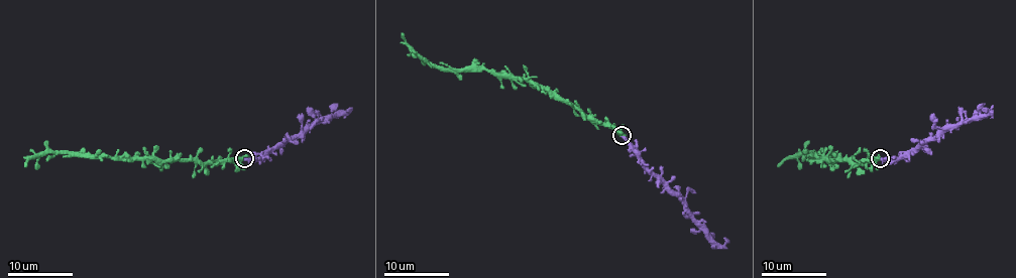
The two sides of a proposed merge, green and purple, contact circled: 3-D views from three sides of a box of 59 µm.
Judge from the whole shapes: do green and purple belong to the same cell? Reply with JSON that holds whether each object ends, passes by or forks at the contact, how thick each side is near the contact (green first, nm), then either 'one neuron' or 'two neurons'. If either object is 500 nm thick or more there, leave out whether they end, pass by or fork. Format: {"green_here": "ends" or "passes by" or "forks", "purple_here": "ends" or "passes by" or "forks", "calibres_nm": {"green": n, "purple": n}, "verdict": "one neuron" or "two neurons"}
{"green_here": "passes by", "purple_here": "ends", "calibres_nm": {"green": 400, "purple": 400}, "verdict": "one neuron"}

